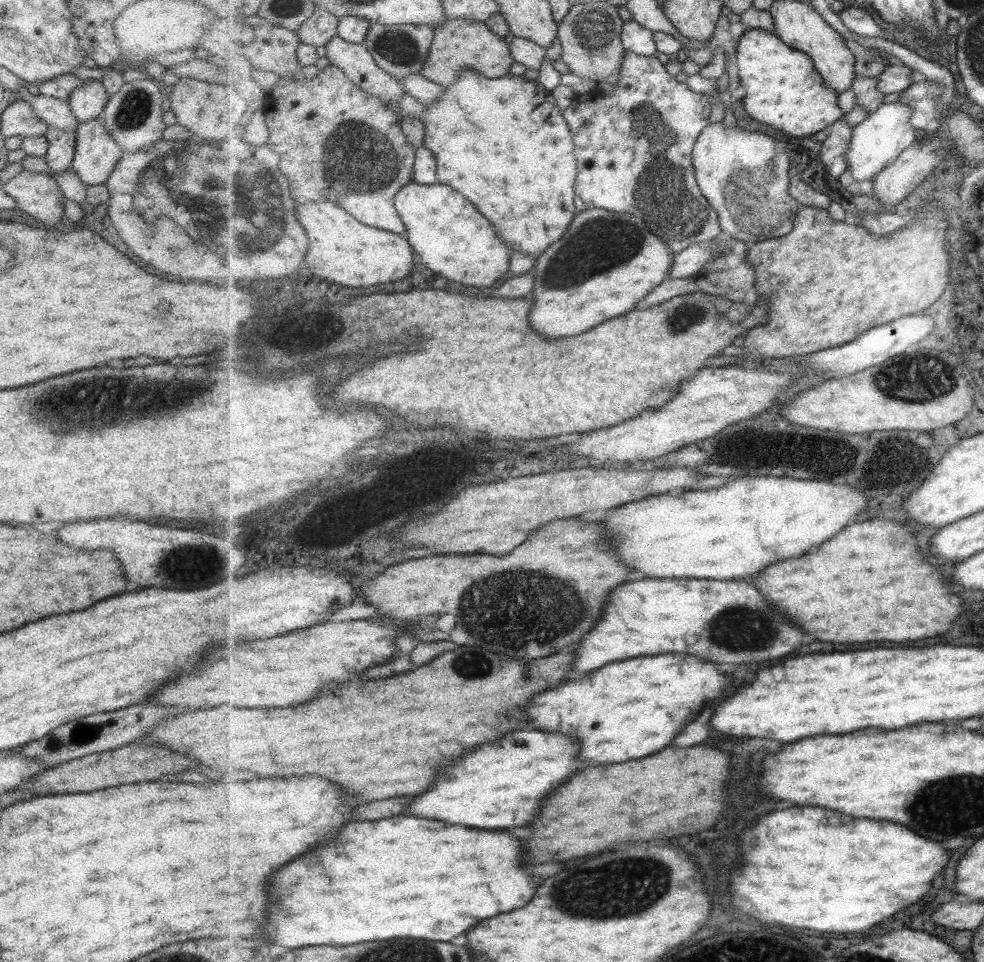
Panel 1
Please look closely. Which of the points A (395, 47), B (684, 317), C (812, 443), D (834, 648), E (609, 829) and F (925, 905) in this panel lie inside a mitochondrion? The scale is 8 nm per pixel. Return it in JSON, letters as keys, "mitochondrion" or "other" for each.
{"A":"mitochondrion","B":"mitochondrion","C":"other","D":"other","E":"other","F":"other"}

